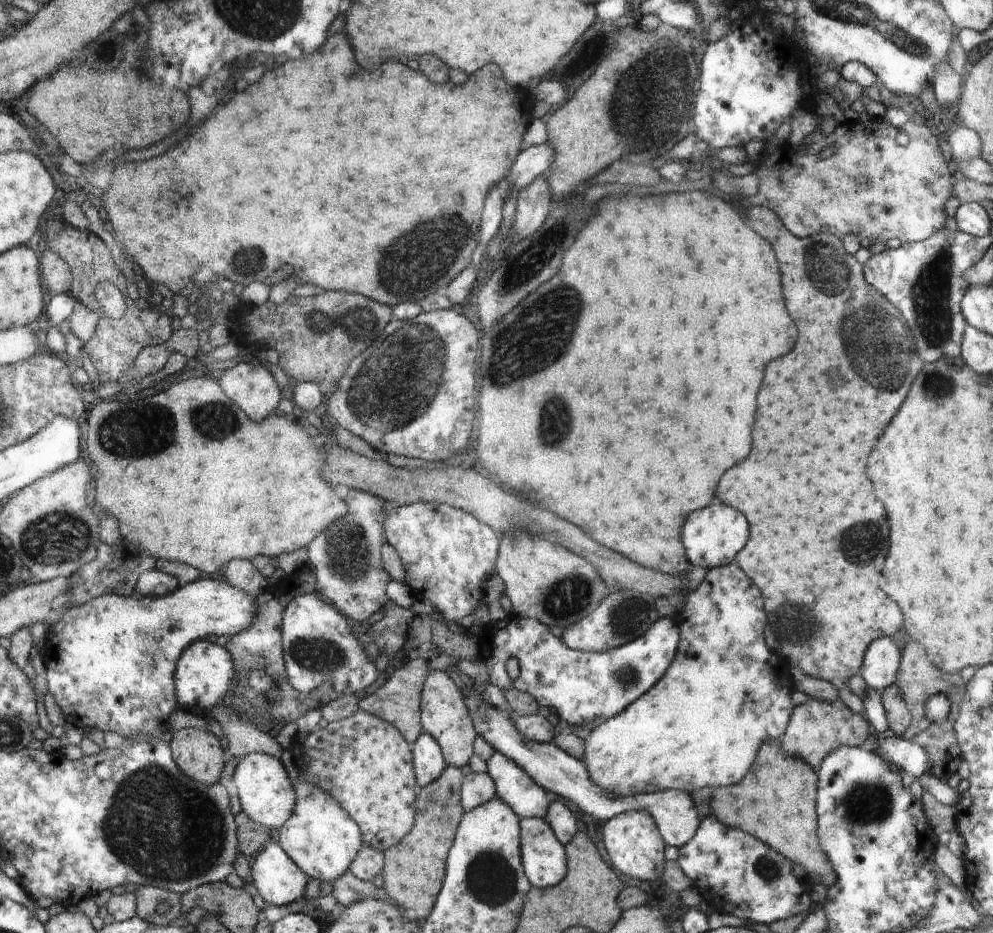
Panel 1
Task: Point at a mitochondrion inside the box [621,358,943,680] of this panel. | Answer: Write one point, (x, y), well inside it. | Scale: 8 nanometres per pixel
(793, 629)

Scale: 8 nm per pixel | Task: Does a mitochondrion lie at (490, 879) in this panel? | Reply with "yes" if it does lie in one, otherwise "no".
yes

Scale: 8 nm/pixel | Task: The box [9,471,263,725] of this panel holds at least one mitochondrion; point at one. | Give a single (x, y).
(65, 535)

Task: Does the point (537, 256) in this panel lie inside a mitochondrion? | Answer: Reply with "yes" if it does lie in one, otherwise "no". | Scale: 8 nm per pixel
yes

